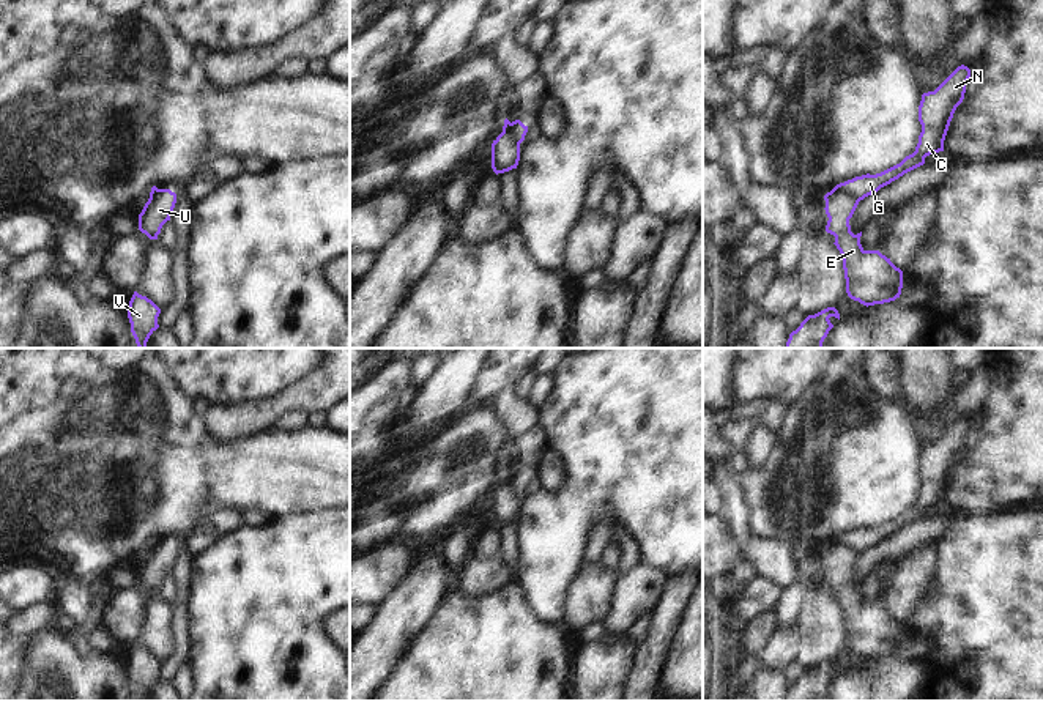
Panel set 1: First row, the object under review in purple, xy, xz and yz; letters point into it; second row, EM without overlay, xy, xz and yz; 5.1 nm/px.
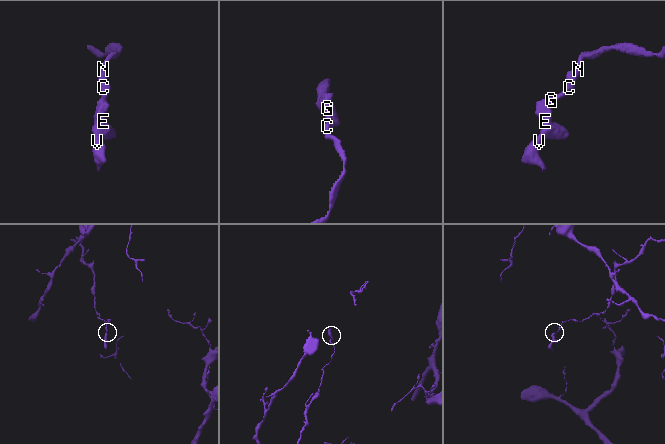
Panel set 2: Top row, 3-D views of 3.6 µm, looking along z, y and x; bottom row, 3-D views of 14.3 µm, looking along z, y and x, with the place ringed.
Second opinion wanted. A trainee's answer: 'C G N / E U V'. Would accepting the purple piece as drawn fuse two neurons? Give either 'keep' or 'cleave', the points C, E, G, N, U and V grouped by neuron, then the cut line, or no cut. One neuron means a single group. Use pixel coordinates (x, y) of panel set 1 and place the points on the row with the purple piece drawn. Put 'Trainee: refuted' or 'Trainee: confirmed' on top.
Trainee: confirmed
cleave; groups C G N / E U V; cut yz (832, 189), (842, 189), (859, 200)

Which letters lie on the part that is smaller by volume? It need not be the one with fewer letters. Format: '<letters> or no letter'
E, U, V

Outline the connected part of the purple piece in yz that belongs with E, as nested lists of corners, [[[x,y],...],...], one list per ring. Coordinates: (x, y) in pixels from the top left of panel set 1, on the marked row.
[[[830,191],[824,200],[829,217],[826,232],[835,236],[833,244],[841,254],[848,296],[867,307],[900,298],[903,271],[879,250],[865,250],[862,232],[851,232],[849,219],[859,200],[843,191]]]

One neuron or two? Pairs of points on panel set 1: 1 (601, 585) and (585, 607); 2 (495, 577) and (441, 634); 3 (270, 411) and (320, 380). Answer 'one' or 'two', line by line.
1: one
2: two
3: one

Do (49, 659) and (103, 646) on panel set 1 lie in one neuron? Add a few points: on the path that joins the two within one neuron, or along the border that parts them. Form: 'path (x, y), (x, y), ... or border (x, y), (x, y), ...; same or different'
border (93, 649), (107, 654); different

